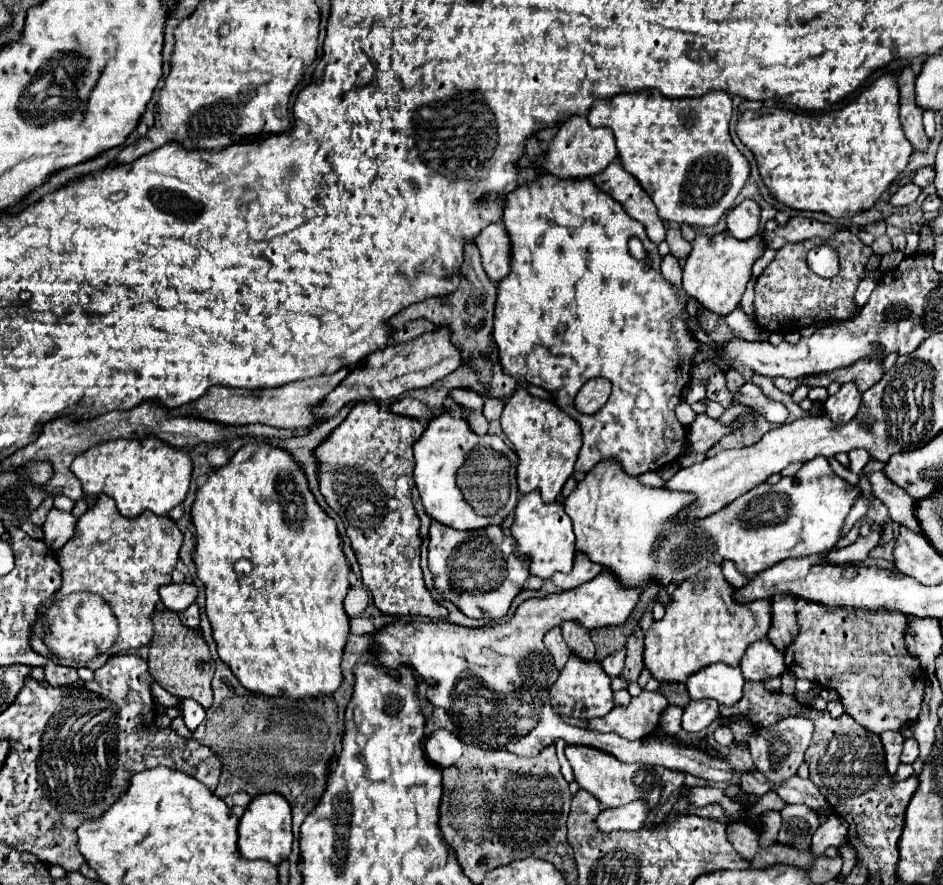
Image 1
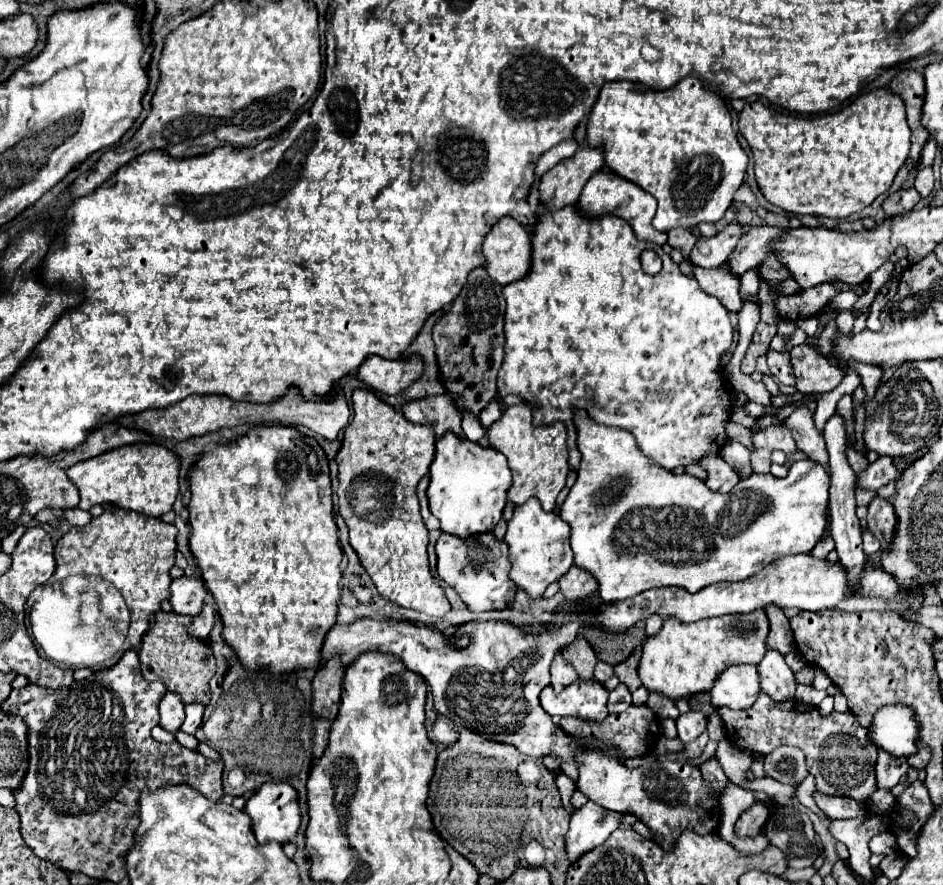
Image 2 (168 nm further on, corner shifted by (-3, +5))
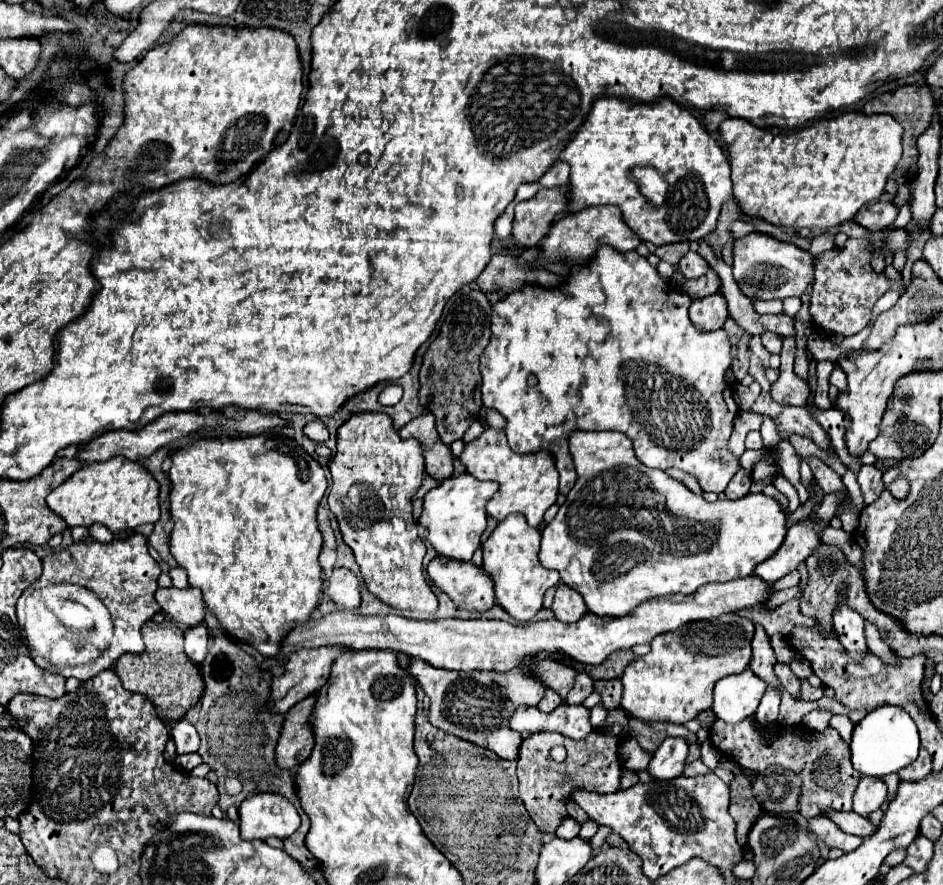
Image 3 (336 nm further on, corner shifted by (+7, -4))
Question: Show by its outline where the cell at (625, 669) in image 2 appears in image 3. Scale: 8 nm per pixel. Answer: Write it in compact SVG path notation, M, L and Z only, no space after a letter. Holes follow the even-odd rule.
M613 679L613 681L597 681L593 687L601 695L601 705L605 709L615 709L619 705L621 691L623 691L623 685L621 685L619 679Z

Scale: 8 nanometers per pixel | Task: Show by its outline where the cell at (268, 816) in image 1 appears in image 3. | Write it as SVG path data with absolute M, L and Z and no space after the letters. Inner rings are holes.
M257 793L245 799L239 817L243 839L287 839L301 825L297 809L279 793Z

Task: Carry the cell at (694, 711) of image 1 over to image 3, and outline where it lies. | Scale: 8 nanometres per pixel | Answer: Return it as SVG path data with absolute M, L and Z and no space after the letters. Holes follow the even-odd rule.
M667 737L655 751L647 771L657 781L671 781L683 775L687 765L689 745L681 737Z

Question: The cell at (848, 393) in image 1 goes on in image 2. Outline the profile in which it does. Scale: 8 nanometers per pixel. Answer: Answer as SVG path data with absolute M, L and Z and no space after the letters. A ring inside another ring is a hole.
M833 414L827 420L825 432L823 432L825 444L827 444L827 452L829 452L829 468L831 468L831 502L829 502L829 516L831 516L831 524L829 524L829 532L835 540L835 550L839 554L839 562L849 570L849 578L851 582L855 582L863 570L863 562L865 562L865 554L863 554L863 546L861 546L861 526L859 526L859 518L855 514L855 480L857 474L853 472L853 468L849 466L847 460L847 430L845 430L845 418L841 414Z

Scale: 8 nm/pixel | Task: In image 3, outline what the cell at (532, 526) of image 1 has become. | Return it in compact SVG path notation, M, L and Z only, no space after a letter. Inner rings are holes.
M509 515L501 521L483 547L483 569L495 585L495 603L517 621L531 621L543 607L545 591L559 583L559 573L539 563L539 531L529 527L523 515Z

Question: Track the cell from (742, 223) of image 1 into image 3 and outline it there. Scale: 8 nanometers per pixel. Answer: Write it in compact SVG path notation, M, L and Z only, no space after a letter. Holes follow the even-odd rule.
M689 251L689 253L679 261L677 269L679 269L679 273L681 273L683 277L687 277L687 279L695 279L695 277L705 275L705 273L709 271L709 265L707 265L707 261L705 261L699 253Z

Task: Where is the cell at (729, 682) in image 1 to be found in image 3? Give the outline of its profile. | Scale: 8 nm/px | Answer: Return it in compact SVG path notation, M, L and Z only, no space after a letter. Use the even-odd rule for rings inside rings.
M751 669L719 679L713 695L715 703L711 709L725 723L739 723L755 715L765 687L767 683L753 675Z

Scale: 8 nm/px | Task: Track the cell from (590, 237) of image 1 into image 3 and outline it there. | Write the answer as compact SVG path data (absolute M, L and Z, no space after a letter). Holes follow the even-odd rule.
M601 247L597 249L597 257L593 257L593 261L585 267L575 267L571 273L571 279L559 287L559 289L539 289L539 287L525 287L519 289L517 293L507 295L503 301L495 303L493 313L491 313L491 341L487 345L487 349L481 355L481 375L483 375L483 405L491 407L495 411L499 411L505 417L505 435L509 441L509 447L519 453L537 453L541 449L549 451L555 459L555 467L559 471L559 493L567 495L571 491L571 487L575 485L577 473L575 473L575 465L569 453L569 435L575 429L583 429L583 431L623 431L631 441L633 441L633 449L637 459L647 465L647 467L655 467L655 469L683 469L687 473L691 473L693 477L697 477L699 485L703 487L703 491L713 491L713 493L723 493L727 489L727 483L731 481L731 477L739 471L739 459L729 451L727 443L729 437L733 433L733 419L739 413L739 407L733 399L731 389L725 383L725 371L731 365L731 343L729 337L723 329L717 329L713 333L701 333L693 327L693 323L689 321L687 315L689 309L689 297L677 289L673 289L667 281L663 281L655 267L651 267L647 263L645 257L637 255L633 251L633 255L623 255L617 253L615 249L609 247Z

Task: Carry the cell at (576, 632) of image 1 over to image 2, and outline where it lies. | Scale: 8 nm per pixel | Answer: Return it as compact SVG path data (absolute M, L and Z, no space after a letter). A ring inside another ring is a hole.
M575 638L567 648L563 648L563 656L573 664L581 680L593 678L593 668L597 664L595 652L585 638Z

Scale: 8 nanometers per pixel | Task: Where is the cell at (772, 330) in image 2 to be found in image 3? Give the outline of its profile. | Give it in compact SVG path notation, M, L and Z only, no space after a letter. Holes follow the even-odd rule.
M745 333L745 337L741 339L741 343L739 343L739 347L737 347L737 355L735 355L735 359L733 359L733 365L731 365L737 381L741 381L741 379L747 375L747 369L749 369L749 347L747 347L749 337L751 337L751 335Z

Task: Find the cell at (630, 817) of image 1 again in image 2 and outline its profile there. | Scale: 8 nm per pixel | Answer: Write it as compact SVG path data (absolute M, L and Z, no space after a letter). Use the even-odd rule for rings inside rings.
M587 802L581 808L575 808L571 814L571 826L567 832L567 854L575 862L581 854L603 844L613 830L621 826L625 814L611 812L595 802Z

